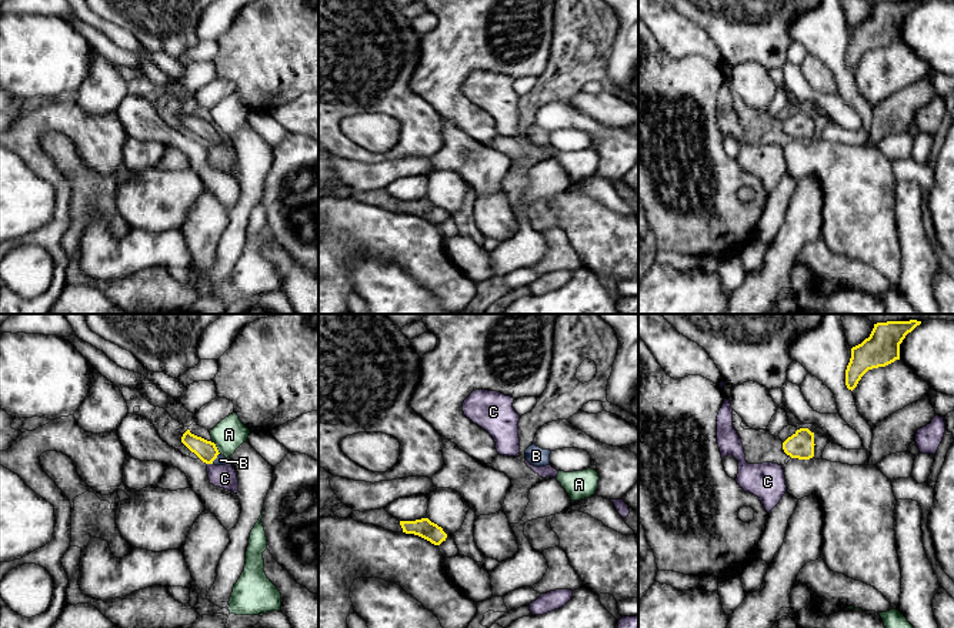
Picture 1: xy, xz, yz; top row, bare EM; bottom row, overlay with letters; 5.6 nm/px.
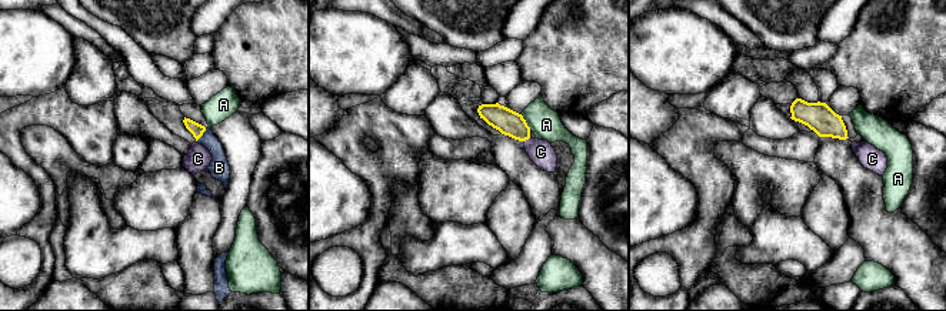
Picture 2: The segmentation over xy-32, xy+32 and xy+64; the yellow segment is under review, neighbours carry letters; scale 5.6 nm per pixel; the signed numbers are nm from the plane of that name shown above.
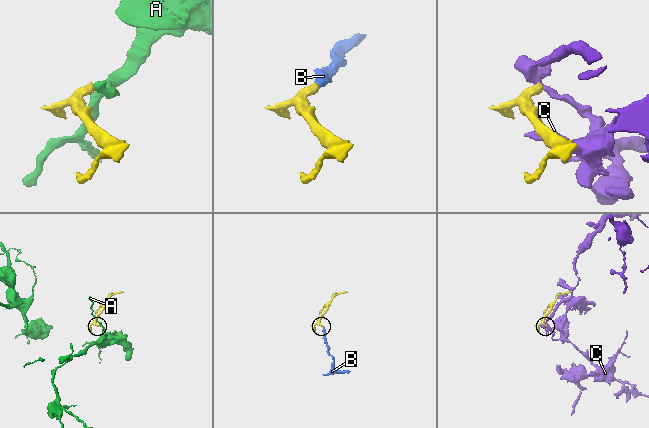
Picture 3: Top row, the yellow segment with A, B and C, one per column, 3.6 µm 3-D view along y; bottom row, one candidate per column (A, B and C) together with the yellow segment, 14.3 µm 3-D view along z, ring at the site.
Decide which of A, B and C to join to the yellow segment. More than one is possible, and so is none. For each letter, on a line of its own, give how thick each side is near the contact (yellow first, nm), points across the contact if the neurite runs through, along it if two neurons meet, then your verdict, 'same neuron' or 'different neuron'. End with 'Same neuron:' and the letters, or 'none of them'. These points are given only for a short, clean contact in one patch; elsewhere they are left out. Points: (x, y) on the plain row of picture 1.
A: 120 nm thick on the yellow side, 180 nm on the other; border along xy (213, 122), (220, 133); different neuron
B: 120 nm thick on the yellow side, 60 nm on the other; runs through xy (207, 132), (216, 137), (220, 140); same neuron
C: 120 nm thick on the yellow side, 130 nm on the other; border along xy (207, 143), (212, 144); different neuron
Same neuron: B

